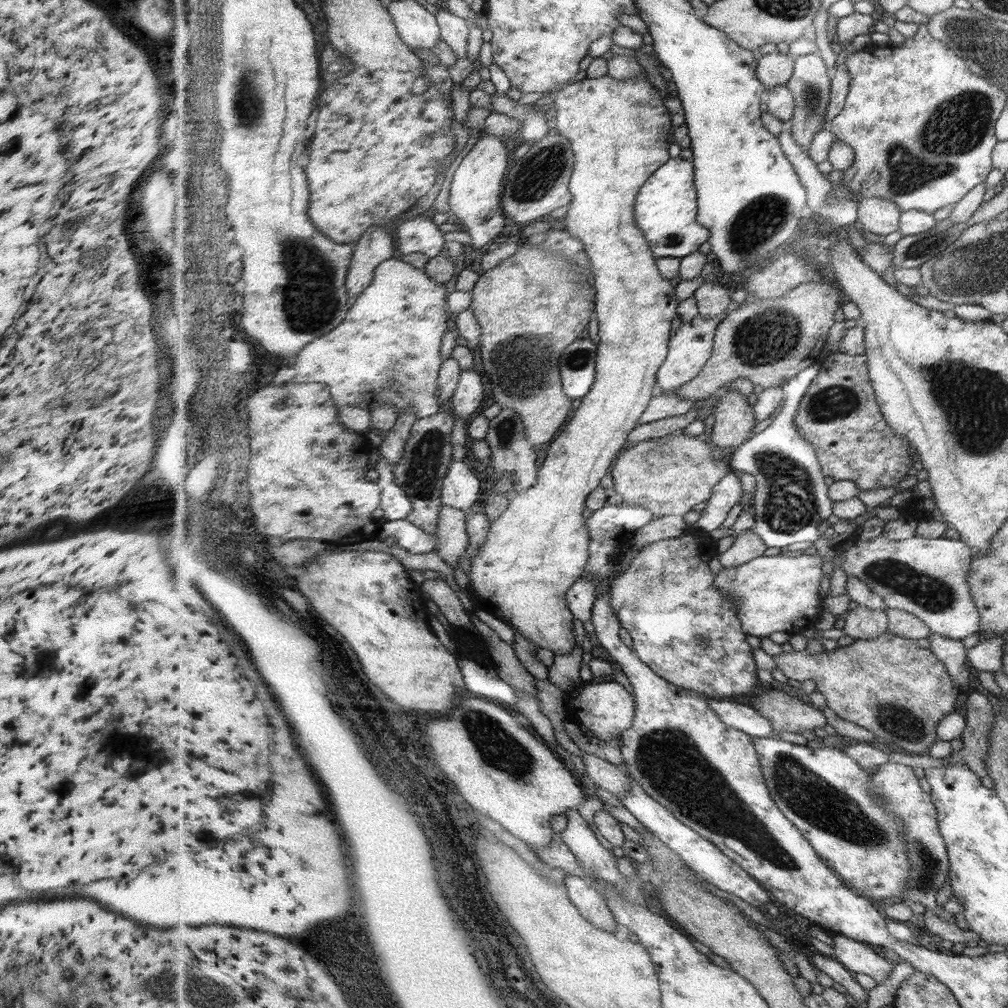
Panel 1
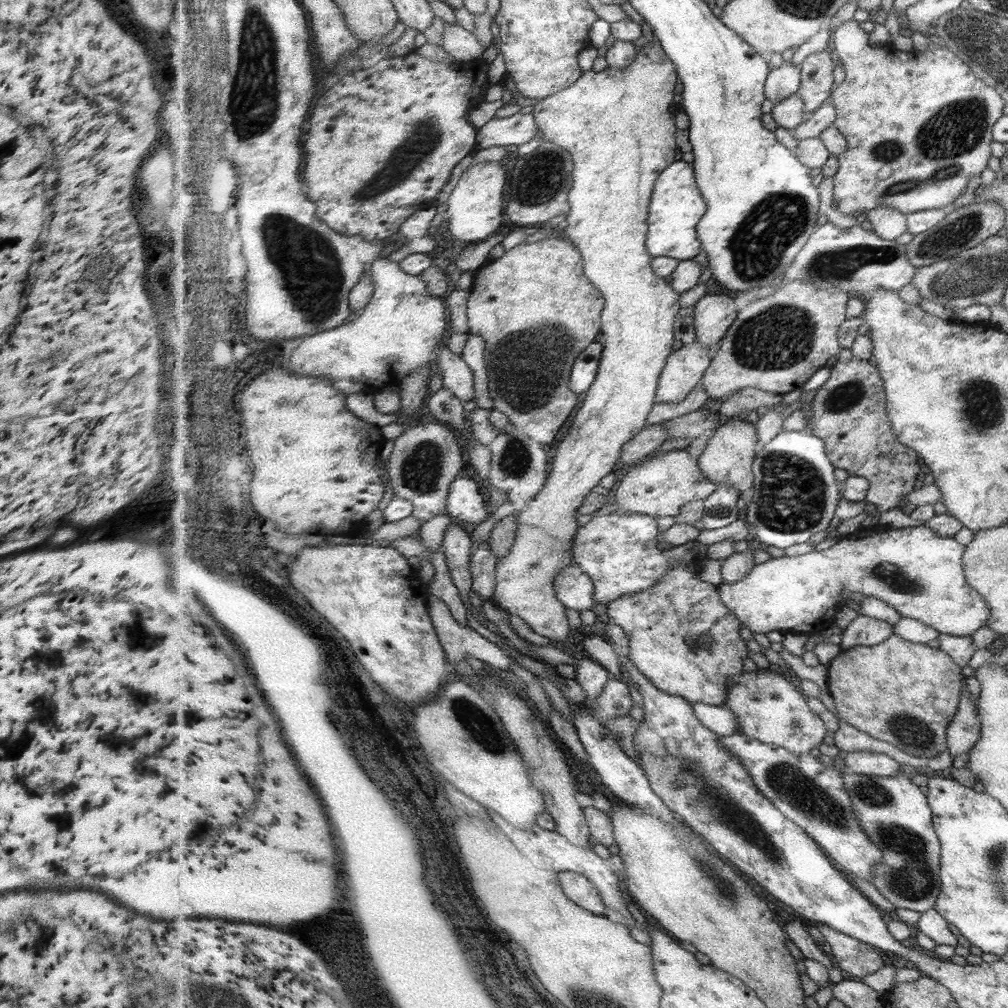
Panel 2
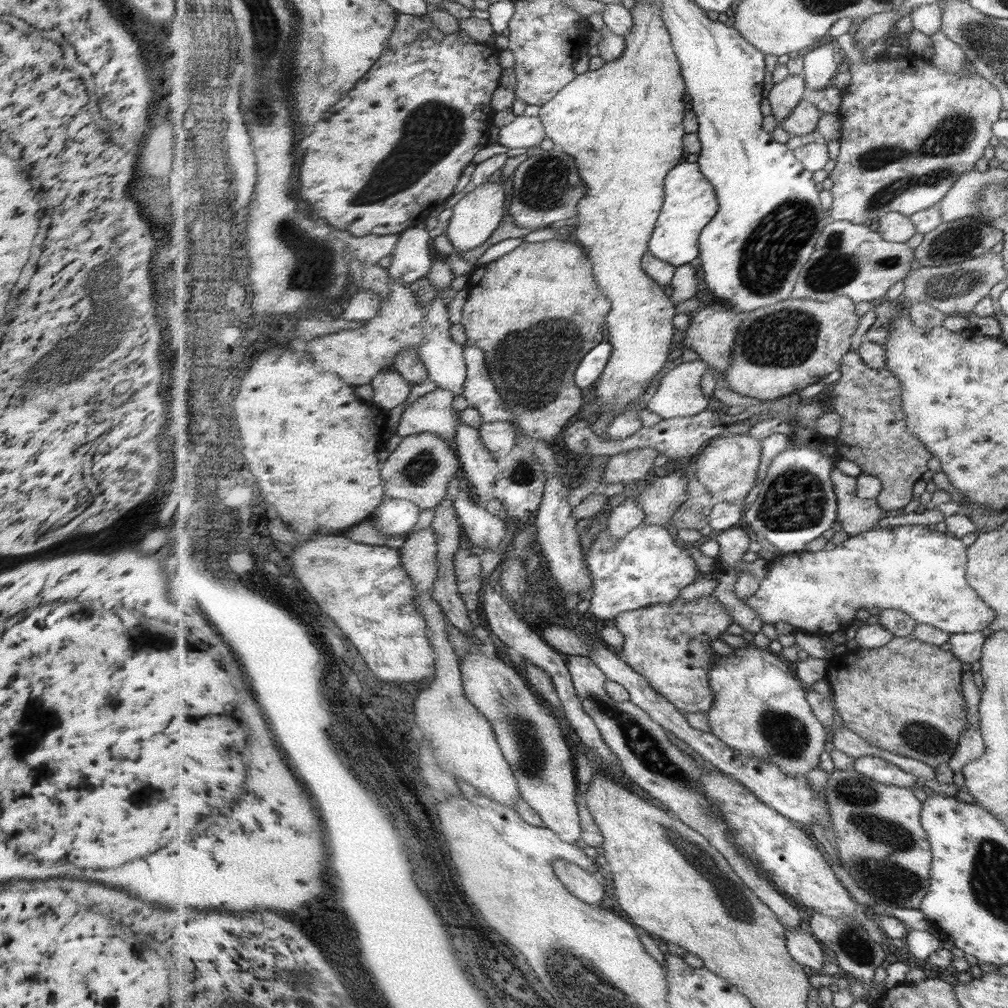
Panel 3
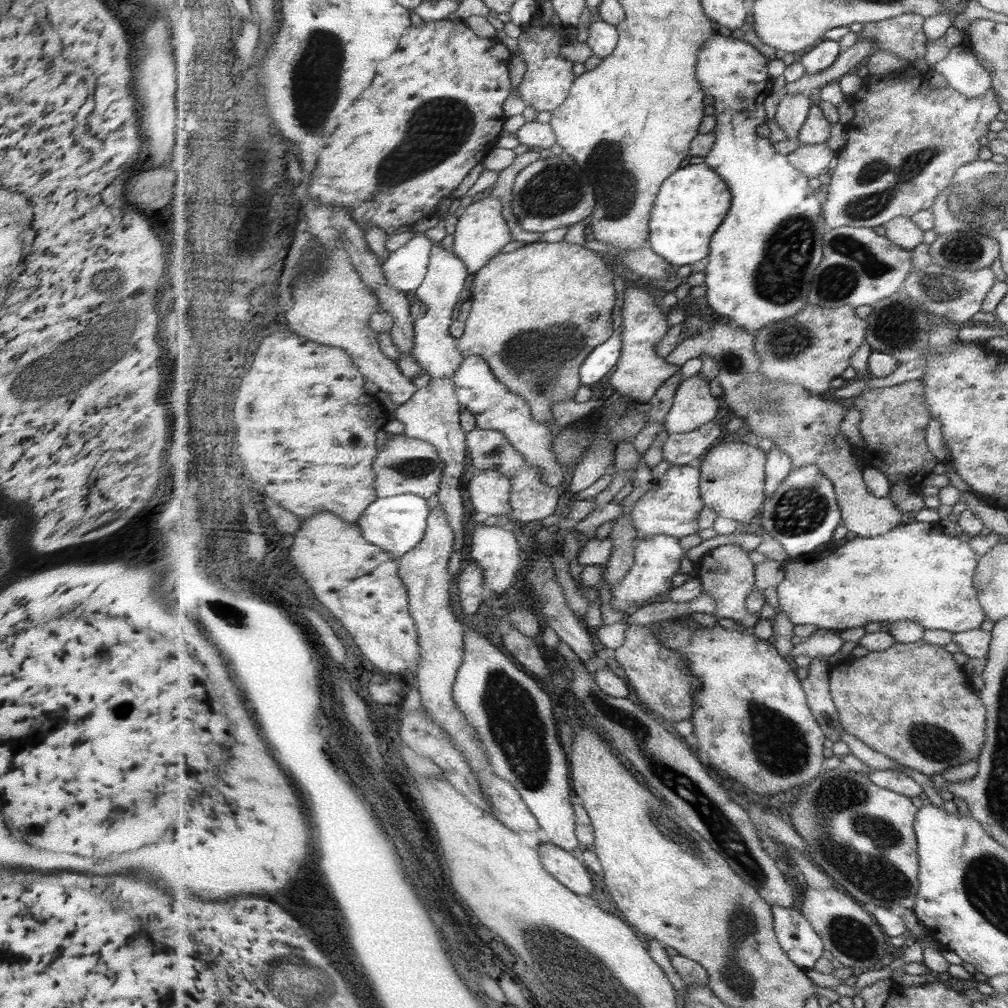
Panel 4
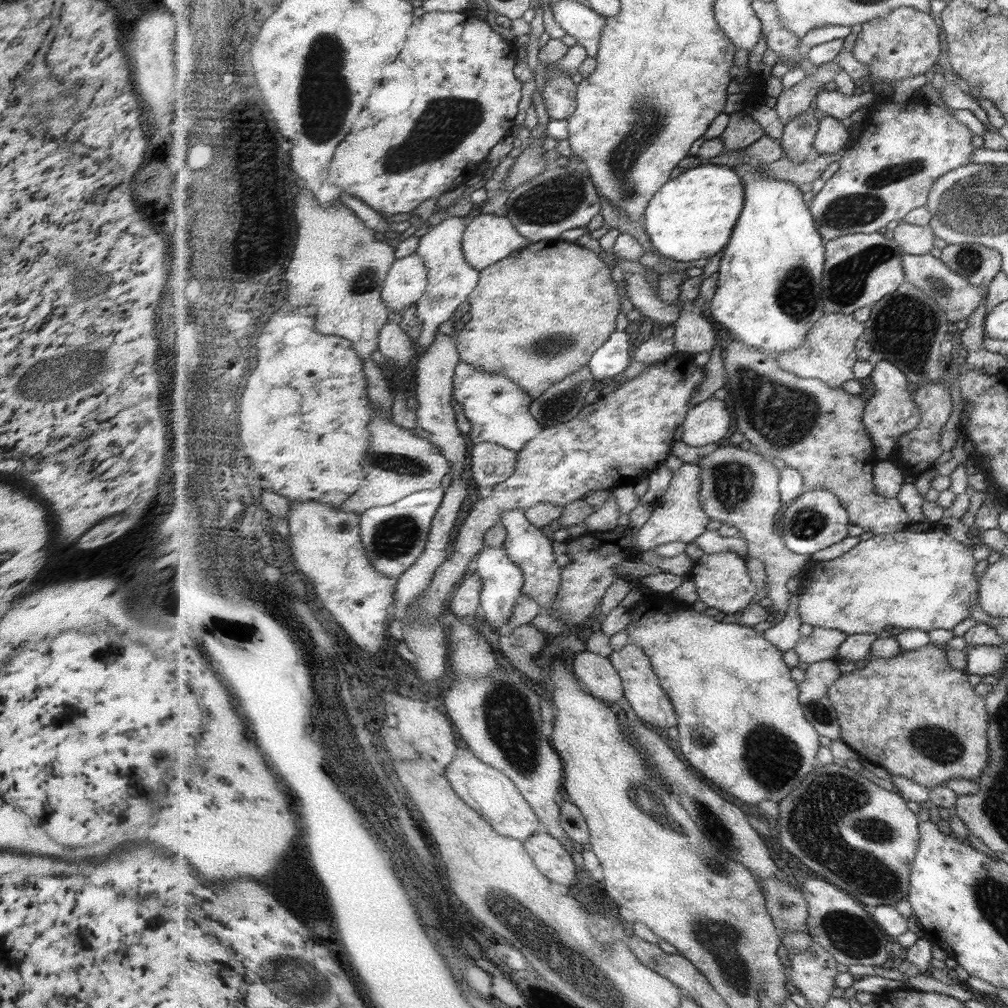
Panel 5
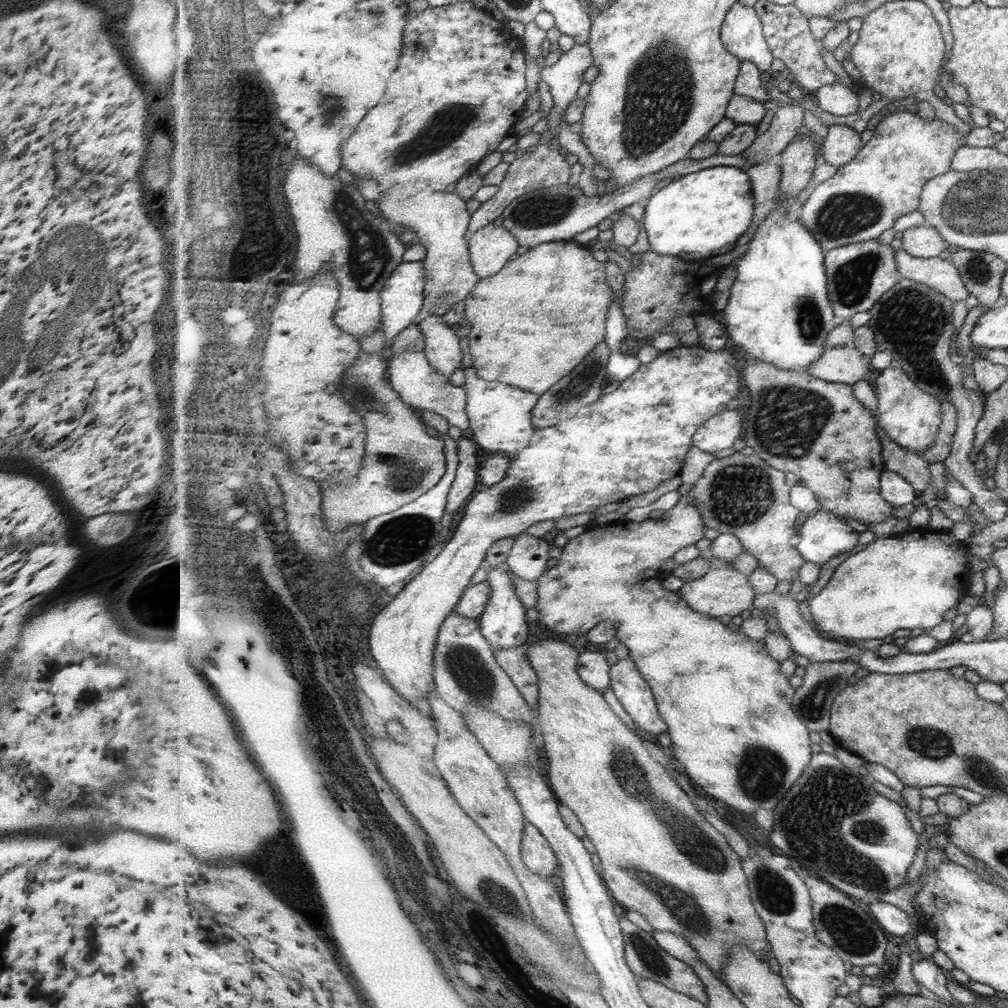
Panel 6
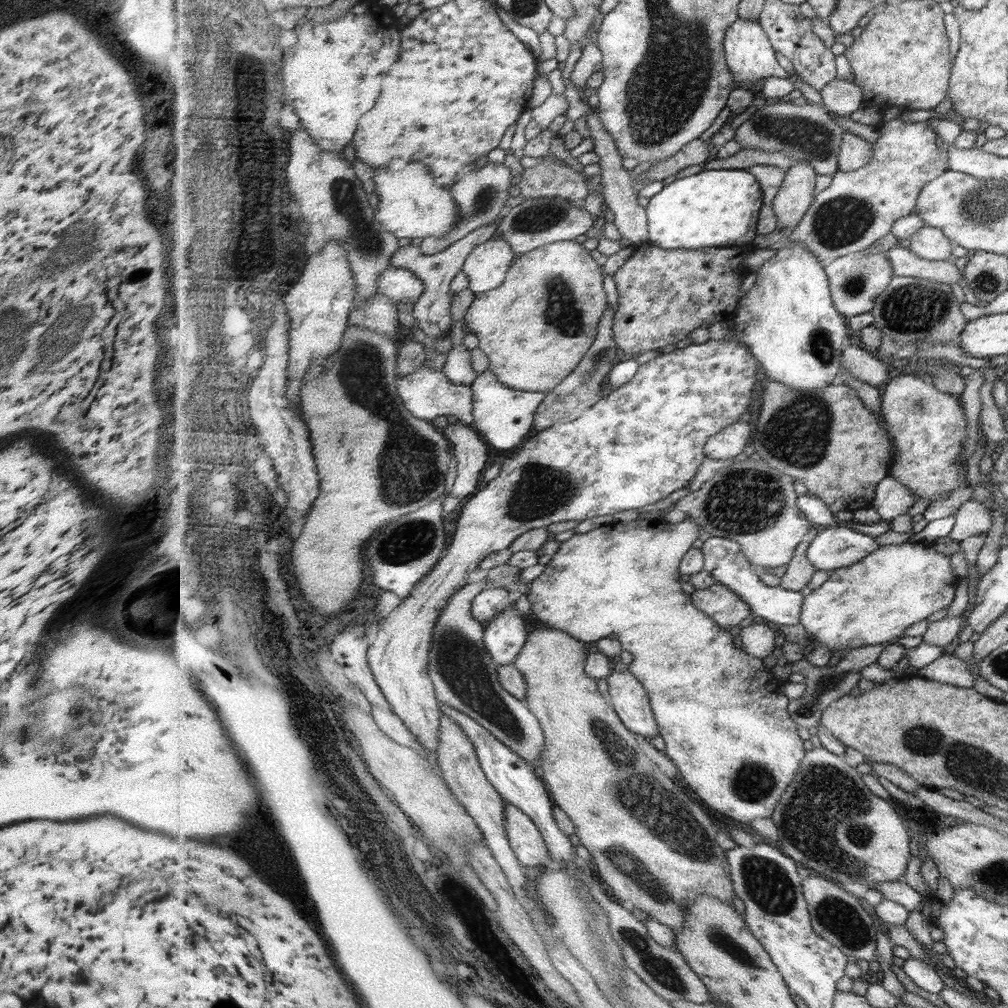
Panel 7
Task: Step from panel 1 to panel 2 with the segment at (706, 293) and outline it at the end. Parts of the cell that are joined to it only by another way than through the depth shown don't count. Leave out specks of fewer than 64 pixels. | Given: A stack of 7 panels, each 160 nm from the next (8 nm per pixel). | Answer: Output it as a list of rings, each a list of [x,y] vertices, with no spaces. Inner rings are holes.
[[[707,294],[695,305],[696,340],[703,346],[719,348],[727,331],[738,319],[735,300],[725,294]]]

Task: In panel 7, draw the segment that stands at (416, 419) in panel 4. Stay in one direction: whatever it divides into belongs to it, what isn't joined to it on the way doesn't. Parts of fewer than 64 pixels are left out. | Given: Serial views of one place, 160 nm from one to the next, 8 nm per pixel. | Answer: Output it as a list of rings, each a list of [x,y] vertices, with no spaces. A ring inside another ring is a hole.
[[[549,158],[525,169],[517,186],[521,188],[520,194],[529,199],[559,196],[581,203],[590,195],[583,179],[583,174],[578,174],[568,165],[561,165],[561,160]],[[501,218],[497,222],[492,222],[492,224],[471,232],[469,236],[462,238],[449,249],[443,251],[443,253],[427,256],[423,254],[420,246],[407,245],[406,247],[401,247],[394,254],[393,265],[395,267],[413,271],[424,282],[425,290],[413,306],[413,316],[419,322],[419,328],[423,330],[428,339],[437,340],[438,338],[436,346],[439,352],[448,354],[454,345],[450,339],[452,324],[455,321],[452,317],[452,306],[455,297],[451,288],[452,280],[455,280],[455,277],[463,271],[469,255],[475,251],[477,246],[498,237],[500,222]]]

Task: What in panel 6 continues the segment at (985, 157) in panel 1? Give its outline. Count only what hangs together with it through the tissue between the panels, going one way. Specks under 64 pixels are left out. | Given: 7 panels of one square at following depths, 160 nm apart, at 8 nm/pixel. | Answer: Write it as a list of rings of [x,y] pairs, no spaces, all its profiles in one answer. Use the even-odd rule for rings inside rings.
[[[907,111],[890,114],[878,123],[871,139],[855,160],[809,191],[808,198],[797,215],[798,220],[811,231],[826,253],[848,244],[877,240],[884,236],[885,230],[894,228],[901,216],[920,210],[923,189],[931,179],[952,170],[955,153],[965,145],[963,138],[964,135],[958,133],[956,127],[937,117],[927,122]]]

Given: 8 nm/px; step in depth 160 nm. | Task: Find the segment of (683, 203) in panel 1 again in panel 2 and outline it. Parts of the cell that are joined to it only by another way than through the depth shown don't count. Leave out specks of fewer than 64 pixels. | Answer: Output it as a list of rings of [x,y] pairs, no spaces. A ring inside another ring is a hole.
[[[682,159],[671,164],[659,177],[649,210],[650,225],[647,248],[653,257],[668,256],[677,260],[691,260],[701,254],[702,242],[698,237],[698,225],[707,215],[710,206],[699,188],[693,162]]]

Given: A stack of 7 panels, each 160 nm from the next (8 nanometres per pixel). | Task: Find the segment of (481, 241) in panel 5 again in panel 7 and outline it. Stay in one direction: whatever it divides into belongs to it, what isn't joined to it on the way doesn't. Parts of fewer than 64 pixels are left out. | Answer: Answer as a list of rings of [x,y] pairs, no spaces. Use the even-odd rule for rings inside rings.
[[[499,237],[477,246],[463,267],[470,280],[470,289],[481,294],[501,288],[510,268],[514,266],[513,258],[513,247]]]

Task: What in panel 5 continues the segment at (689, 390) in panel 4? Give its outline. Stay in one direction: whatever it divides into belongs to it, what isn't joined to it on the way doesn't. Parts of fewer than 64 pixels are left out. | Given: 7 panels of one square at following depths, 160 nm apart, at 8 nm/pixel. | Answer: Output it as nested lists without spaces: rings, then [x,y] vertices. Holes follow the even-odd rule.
[[[704,400],[689,411],[683,423],[682,441],[691,447],[716,444],[731,434],[733,416],[724,401]]]

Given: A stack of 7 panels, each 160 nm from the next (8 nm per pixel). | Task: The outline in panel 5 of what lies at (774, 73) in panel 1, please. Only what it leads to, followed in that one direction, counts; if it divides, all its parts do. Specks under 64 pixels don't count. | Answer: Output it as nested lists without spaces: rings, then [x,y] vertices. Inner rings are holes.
[[[808,110],[796,116],[789,124],[785,124],[784,135],[780,143],[785,154],[795,164],[806,162],[808,157],[814,155],[814,144],[818,138],[820,120]]]

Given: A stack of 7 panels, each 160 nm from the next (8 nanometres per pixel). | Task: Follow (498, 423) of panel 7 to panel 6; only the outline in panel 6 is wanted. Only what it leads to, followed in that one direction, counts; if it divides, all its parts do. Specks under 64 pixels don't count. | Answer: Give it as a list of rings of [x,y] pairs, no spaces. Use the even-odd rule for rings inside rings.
[[[474,366],[467,367],[465,370],[466,383],[463,387],[468,394],[469,435],[479,447],[515,459],[529,446],[531,438],[535,435],[537,428],[533,425],[532,415],[541,395],[499,381],[483,380]]]

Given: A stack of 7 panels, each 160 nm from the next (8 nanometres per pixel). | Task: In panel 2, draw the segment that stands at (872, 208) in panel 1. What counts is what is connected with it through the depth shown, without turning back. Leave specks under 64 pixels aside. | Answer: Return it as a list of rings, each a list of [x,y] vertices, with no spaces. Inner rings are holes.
[[[881,206],[864,216],[873,226],[873,230],[885,240],[896,241],[910,230],[906,215],[896,208]]]

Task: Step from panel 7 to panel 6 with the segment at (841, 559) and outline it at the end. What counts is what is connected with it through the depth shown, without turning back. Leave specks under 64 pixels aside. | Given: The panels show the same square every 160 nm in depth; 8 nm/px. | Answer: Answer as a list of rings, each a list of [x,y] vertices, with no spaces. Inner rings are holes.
[[[824,509],[814,512],[813,517],[807,518],[798,532],[801,536],[797,545],[798,551],[801,552],[805,561],[819,566],[827,564],[829,560],[833,560],[833,558],[837,558],[845,552],[851,552],[859,544],[860,532],[856,532],[853,528],[847,526],[843,517]]]

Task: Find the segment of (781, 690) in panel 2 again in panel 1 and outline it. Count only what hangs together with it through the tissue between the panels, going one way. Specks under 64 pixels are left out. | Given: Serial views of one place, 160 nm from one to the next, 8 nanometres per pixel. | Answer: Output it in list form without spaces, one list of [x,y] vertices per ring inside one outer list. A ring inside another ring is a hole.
[[[778,685],[773,686],[773,689],[765,692],[765,694],[757,696],[750,705],[757,710],[758,714],[762,714],[772,724],[772,734],[777,738],[781,736],[781,732],[784,730],[795,733],[807,732],[807,730],[813,731],[814,728],[815,730],[823,728],[828,723],[827,717],[821,712],[821,709],[816,709],[805,699],[789,696],[785,690],[778,690]]]

